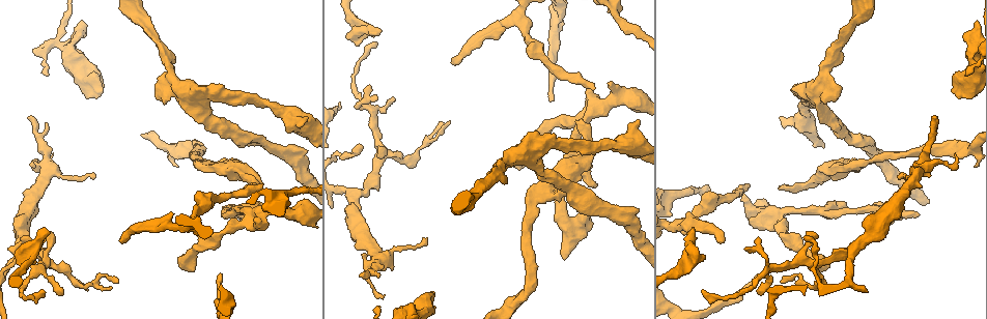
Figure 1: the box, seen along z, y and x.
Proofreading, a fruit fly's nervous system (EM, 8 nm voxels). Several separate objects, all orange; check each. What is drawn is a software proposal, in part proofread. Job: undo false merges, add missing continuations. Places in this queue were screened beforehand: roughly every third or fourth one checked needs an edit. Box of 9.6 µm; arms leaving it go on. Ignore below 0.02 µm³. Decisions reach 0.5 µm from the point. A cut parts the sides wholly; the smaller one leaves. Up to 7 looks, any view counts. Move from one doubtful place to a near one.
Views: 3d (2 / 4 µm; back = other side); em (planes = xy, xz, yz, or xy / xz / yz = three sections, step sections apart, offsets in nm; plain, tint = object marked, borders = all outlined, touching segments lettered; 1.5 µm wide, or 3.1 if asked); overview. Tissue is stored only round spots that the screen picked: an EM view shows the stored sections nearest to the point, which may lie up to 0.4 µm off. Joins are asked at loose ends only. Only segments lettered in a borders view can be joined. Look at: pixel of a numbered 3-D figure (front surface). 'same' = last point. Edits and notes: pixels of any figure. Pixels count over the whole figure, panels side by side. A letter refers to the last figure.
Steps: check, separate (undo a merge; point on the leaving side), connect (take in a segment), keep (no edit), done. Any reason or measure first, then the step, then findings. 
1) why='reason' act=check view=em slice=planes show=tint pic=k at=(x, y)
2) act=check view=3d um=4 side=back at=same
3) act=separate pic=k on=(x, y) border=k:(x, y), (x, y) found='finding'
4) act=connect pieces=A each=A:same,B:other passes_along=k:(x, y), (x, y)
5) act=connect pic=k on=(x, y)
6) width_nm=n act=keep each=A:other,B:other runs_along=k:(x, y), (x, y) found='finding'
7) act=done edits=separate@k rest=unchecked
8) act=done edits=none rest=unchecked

why='an open end' act=check view=3d um=2 pic=1 at=(952, 92)

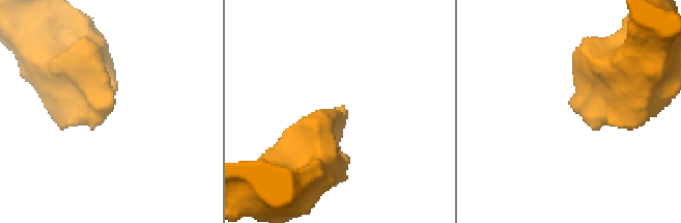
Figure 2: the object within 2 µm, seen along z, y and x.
act=check view=em slice=planes show=borders pic=2 at=(339, 107)

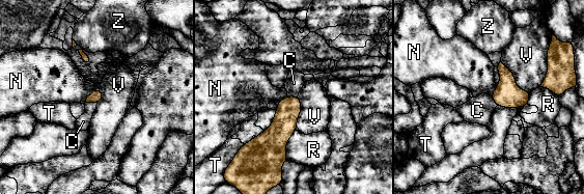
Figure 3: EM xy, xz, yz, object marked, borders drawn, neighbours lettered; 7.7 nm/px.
act=connect pieces=C each=C:same,N:other,R:other,T:other,V:other,Z:other passes_along=3:(95, 96), (91, 102), (83, 121) found='it goes on there'

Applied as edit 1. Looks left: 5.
act=check view=em slice=xz step=4 show=borders pic=1 at=(934, 116)

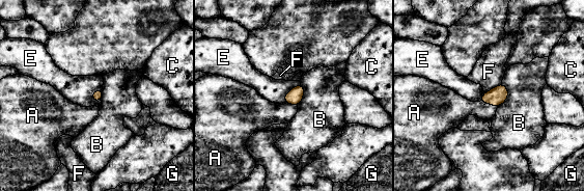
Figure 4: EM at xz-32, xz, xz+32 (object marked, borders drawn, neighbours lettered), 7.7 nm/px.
longest_contact=B:200nm act=connect pieces=A each=A:same,B:other,C:other,E:other,F:other,G:other passes_along=4:(496, 97), (489, 103), (457, 108) found='it goes on there'

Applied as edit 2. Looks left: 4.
why='free end' act=check view=3d um=2 pic=1 at=(46, 230)

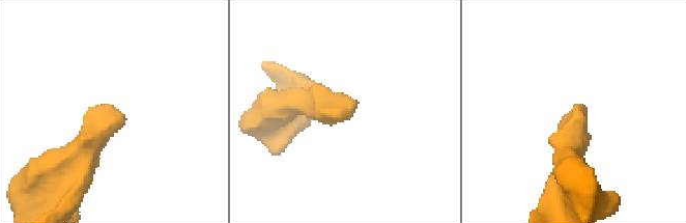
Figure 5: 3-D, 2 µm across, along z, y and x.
why='now the EM' act=check view=em slice=xz step=8 show=tint pic=5 at=(341, 117)

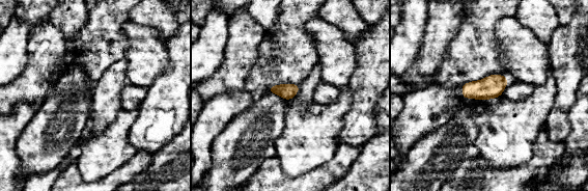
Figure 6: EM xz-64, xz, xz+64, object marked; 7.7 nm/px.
why='cut it another way' act=check view=em slice=planes show=borders at=same

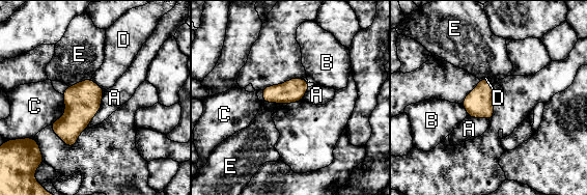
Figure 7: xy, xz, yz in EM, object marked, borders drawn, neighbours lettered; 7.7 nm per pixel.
width_nm=180 act=keep each=A:other,B:other,C:other,D:other,E:other border=7:(105, 90), (102, 106), (87, 127) found='no lettered segment goes on from it'

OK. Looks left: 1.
act=done edits=connect@3,connect@4 rest=unchecked

